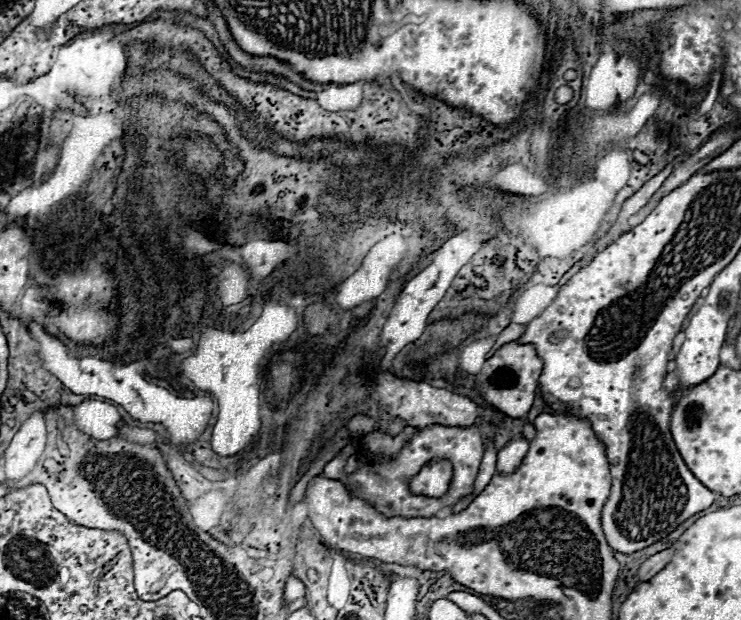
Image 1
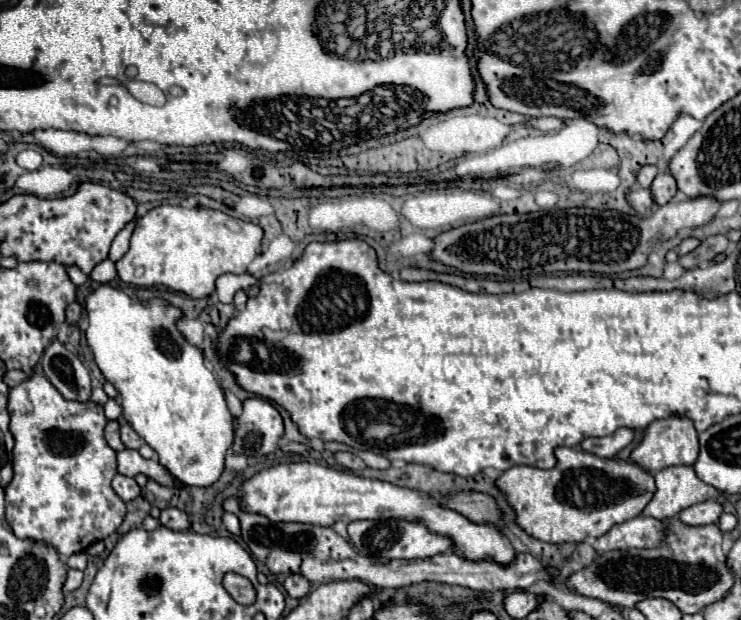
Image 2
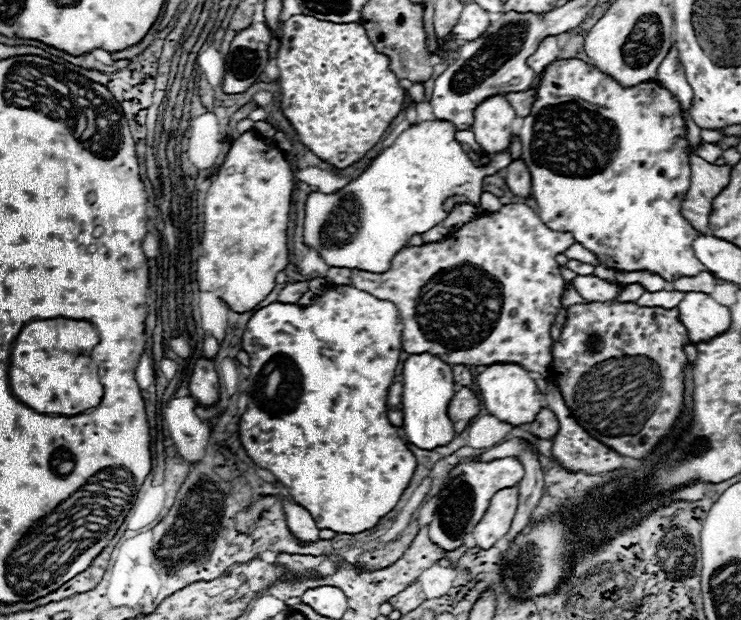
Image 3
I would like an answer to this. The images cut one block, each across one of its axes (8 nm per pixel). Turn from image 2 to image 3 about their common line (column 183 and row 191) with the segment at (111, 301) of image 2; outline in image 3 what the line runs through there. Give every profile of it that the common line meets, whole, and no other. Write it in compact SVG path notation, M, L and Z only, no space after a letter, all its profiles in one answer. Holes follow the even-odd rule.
M440 120L420 122L408 130L404 130L398 140L384 150L378 160L372 162L372 166L356 180L346 184L342 190L334 194L322 194L322 192L310 192L304 206L304 244L312 250L316 250L328 266L336 268L350 268L350 270L366 270L382 274L390 270L392 258L408 246L410 238L414 234L424 234L436 224L440 224L448 210L444 208L446 200L454 196L464 196L466 204L478 204L482 194L482 180L484 176L490 176L506 168L510 158L510 148L506 152L496 154L487 164L486 168L476 168L468 154L462 150L462 146L454 140L456 130L452 124L444 124Z

